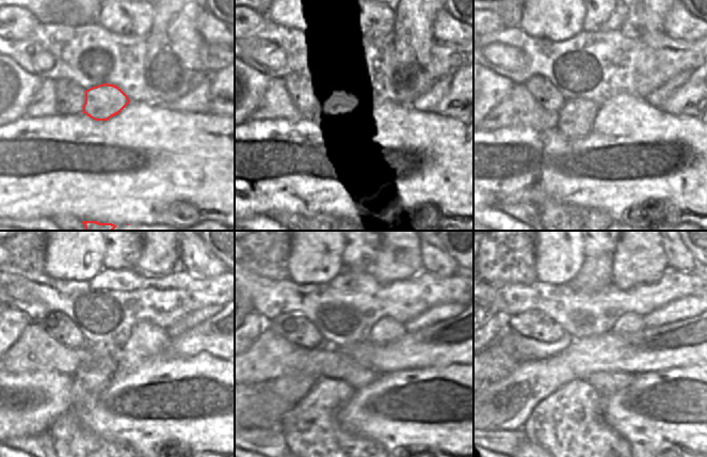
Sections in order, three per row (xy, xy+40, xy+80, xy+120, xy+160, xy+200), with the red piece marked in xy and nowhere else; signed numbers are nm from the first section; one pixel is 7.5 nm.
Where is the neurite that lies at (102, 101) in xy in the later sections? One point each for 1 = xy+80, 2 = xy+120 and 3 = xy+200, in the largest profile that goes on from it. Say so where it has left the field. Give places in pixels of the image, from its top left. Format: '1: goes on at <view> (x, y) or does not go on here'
1: goes on at xy+80 (576, 117)
2: goes on at xy+120 (93, 375)
3: goes on at xy+200 (569, 424)

